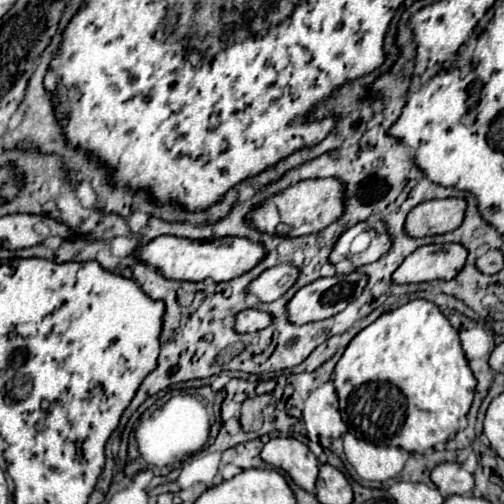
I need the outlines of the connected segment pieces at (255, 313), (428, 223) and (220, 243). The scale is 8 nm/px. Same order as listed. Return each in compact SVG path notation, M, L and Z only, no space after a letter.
M244 310L236 316L236 324L234 330L240 334L248 334L248 332L258 332L264 330L268 324L272 324L272 314L270 312L262 312L262 310Z
M464 198L422 202L410 210L406 218L406 234L412 238L420 238L454 232L464 222L464 212L466 212Z
M160 236L142 246L136 256L172 280L228 282L256 268L266 258L266 248L262 242L252 242L248 238L220 238L212 242L198 242L176 236Z

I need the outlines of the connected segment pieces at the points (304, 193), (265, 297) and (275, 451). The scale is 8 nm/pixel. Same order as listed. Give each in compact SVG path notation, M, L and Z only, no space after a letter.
M316 178L298 182L296 186L270 198L264 206L250 214L250 220L258 230L268 234L304 236L328 228L342 214L344 214L344 184L338 178Z
M278 264L262 272L260 278L250 284L250 292L256 294L260 302L274 302L296 282L296 276L300 276L296 266Z
M272 438L262 448L262 460L274 468L284 470L306 492L314 492L318 478L318 460L306 444L294 438Z

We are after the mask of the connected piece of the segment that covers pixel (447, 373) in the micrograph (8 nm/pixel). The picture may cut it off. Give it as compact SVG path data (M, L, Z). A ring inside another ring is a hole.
M412 300L412 302L408 302L408 304L404 304L404 306L396 308L396 310L390 310L386 314L382 314L376 322L372 322L370 326L366 326L362 332L358 332L352 338L352 342L346 348L346 352L342 354L342 358L336 364L336 370L334 370L334 386L336 386L336 394L340 398L340 414L342 414L342 420L344 420L344 424L348 426L348 430L356 438L366 440L366 442L372 442L372 444L382 444L382 446L398 446L398 448L404 448L406 452L426 452L434 444L446 442L448 436L458 430L458 420L462 416L466 416L468 410L470 410L470 406L472 406L476 378L472 376L472 370L468 366L468 360L466 360L466 356L462 352L458 332L452 330L448 318L438 310L436 304L432 304L428 300Z

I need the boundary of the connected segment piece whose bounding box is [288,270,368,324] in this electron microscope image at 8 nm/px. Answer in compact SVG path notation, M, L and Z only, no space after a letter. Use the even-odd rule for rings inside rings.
M354 270L346 276L318 278L312 284L300 288L292 302L288 302L288 314L294 324L308 324L336 316L348 302L358 298L366 288L368 276Z

